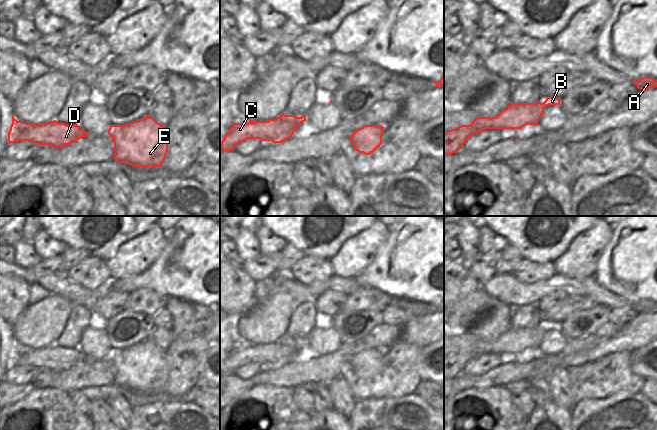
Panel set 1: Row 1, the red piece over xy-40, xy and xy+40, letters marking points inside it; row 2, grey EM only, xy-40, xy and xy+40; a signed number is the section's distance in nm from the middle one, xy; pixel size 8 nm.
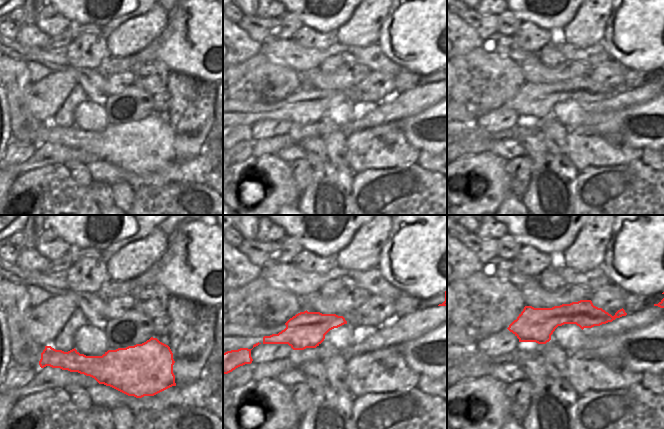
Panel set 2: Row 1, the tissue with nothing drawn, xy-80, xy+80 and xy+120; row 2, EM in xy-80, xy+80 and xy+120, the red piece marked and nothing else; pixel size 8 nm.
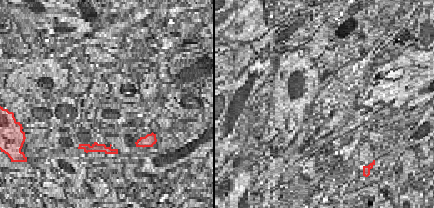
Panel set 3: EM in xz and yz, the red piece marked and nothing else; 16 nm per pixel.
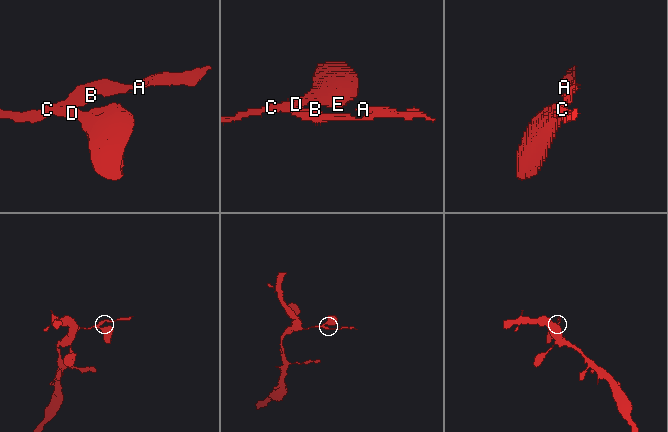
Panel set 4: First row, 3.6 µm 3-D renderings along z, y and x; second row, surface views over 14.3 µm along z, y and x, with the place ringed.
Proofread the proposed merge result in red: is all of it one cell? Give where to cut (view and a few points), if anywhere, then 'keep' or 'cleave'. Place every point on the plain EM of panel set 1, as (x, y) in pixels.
xy (267, 345), (290, 346), (297, 350) | cleave

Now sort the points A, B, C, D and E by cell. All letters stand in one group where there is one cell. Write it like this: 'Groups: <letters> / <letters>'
Groups: A B / C D E.

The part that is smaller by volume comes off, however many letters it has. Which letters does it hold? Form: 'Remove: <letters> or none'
Remove: A, B

